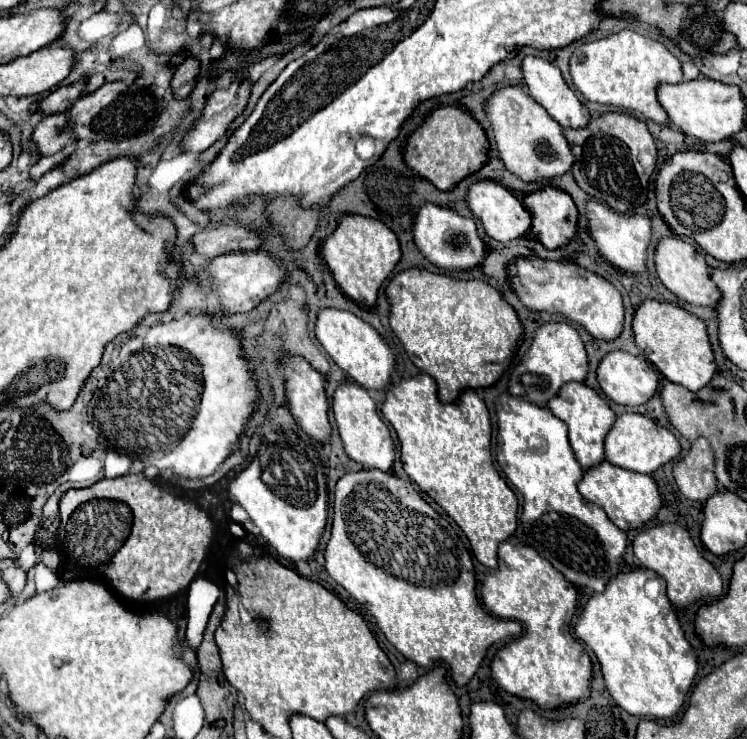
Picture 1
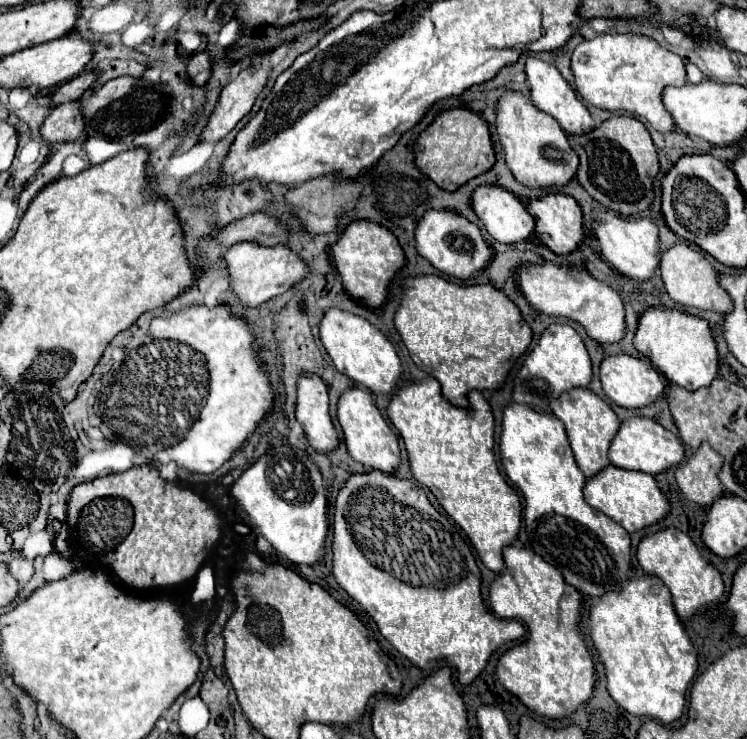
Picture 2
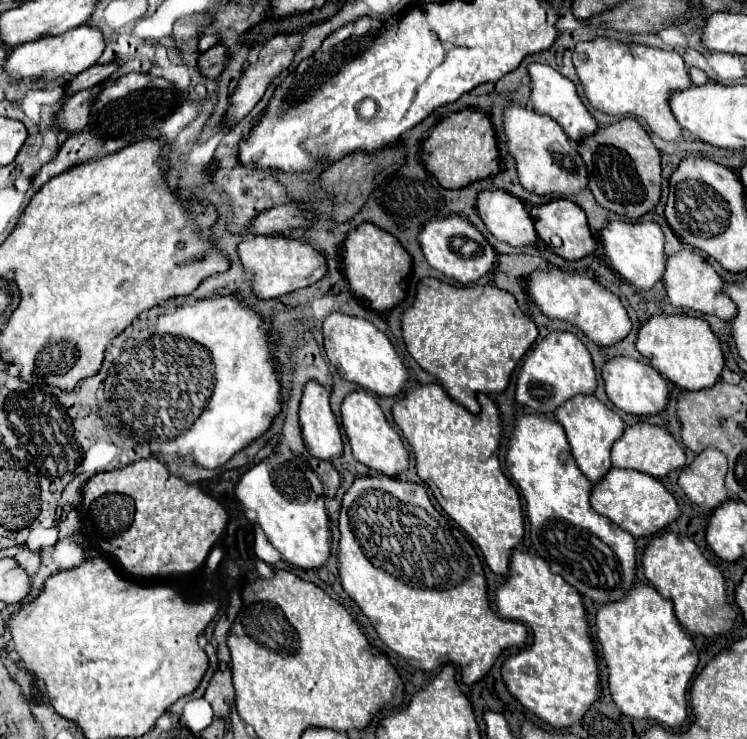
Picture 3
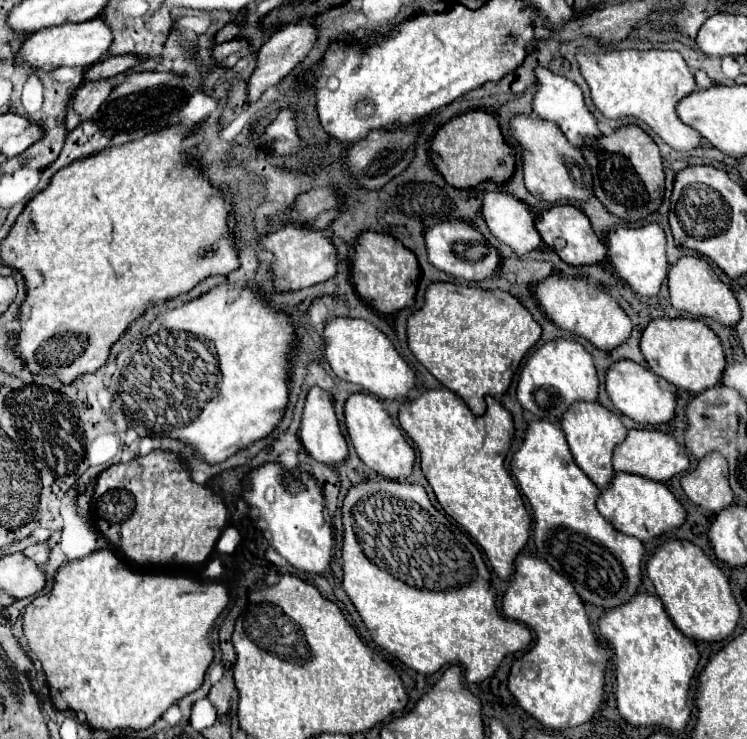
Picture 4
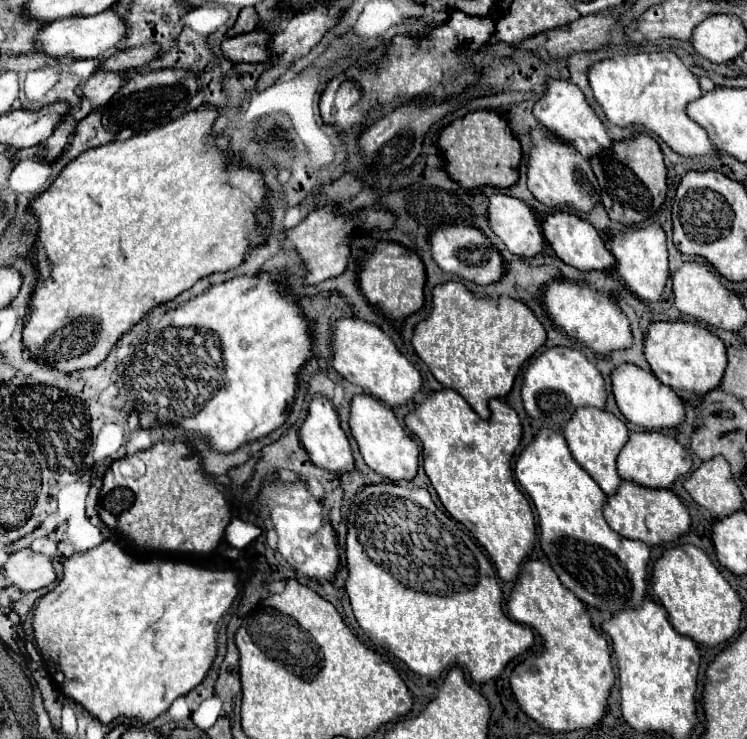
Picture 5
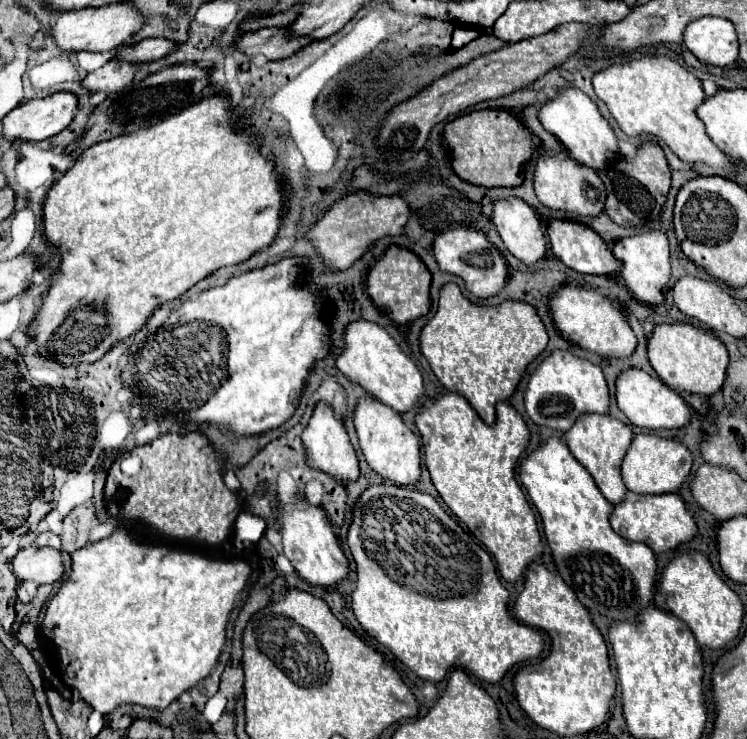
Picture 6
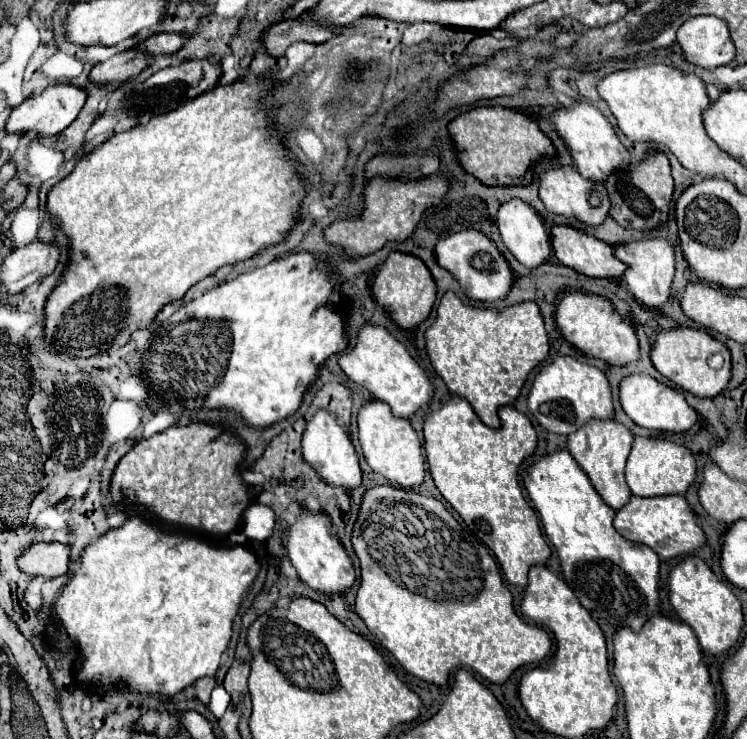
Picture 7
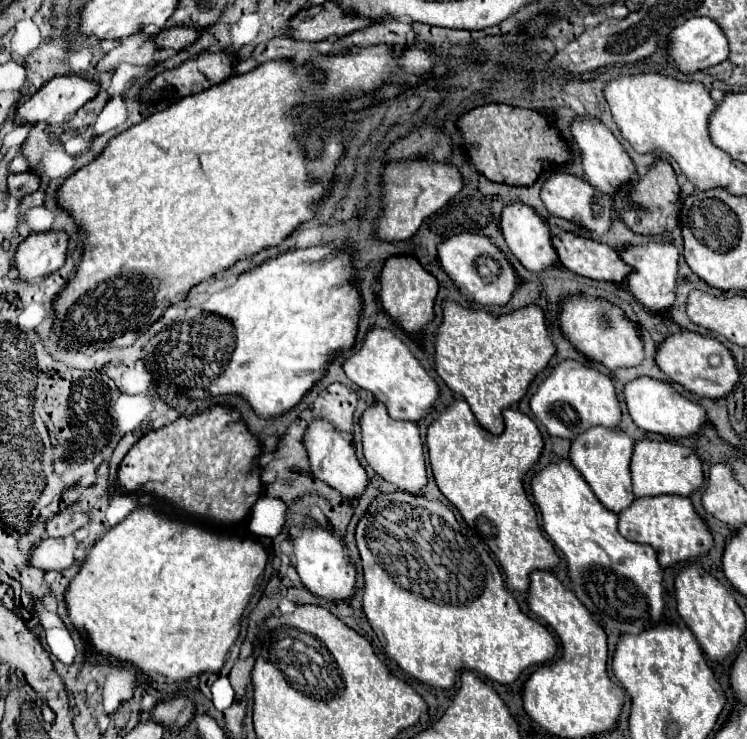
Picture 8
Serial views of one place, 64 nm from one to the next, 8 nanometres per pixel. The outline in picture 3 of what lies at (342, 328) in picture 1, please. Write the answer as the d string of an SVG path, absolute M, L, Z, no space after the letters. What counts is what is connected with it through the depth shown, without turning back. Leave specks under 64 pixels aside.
M332 312L322 326L324 348L328 360L336 366L338 374L376 396L396 396L400 394L404 382L408 380L408 370L398 358L388 336L380 332L372 322L344 312Z

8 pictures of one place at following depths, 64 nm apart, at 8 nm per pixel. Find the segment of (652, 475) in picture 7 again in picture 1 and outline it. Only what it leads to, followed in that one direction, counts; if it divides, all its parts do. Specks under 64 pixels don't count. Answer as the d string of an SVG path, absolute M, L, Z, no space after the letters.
M626 412L626 414L616 418L614 426L606 434L604 454L606 454L608 462L612 462L620 468L650 474L654 470L658 470L662 464L676 458L680 454L680 444L670 430L666 430L662 426L656 426L650 418L646 418L642 414L636 414L636 412Z

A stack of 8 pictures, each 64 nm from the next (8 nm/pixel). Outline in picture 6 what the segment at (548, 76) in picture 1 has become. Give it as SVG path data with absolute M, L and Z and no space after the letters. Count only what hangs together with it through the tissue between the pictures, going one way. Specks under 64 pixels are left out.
M578 88L558 90L556 98L550 98L538 110L538 120L568 148L568 152L572 152L572 156L576 156L576 160L580 160L580 164L588 164L594 170L604 168L604 162L620 154L618 138L614 136L610 124L602 118L596 104Z

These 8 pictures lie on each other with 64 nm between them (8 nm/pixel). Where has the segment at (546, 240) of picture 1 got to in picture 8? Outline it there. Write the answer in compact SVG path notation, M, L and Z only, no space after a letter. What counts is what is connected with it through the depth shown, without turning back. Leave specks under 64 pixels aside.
M560 230L552 238L552 244L558 252L560 262L578 276L586 276L592 280L622 282L630 272L630 268L620 260L618 252L608 244L582 238L564 230Z

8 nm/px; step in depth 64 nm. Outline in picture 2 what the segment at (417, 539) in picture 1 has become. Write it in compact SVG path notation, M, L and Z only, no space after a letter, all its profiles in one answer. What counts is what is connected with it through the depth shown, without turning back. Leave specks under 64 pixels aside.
M372 470L372 472L362 472L362 474L352 474L346 484L340 488L338 498L336 498L336 514L334 514L334 540L332 540L332 574L336 578L336 582L372 616L372 620L378 624L378 630L382 632L382 636L402 654L406 656L412 664L416 664L418 668L430 670L436 668L438 662L446 662L456 670L456 678L460 684L470 684L486 666L490 654L506 642L512 640L520 640L524 636L524 626L516 620L502 620L498 616L494 616L492 612L488 612L488 608L482 602L482 594L480 594L480 570L476 566L474 554L466 542L466 538L462 536L462 530L458 528L458 524L450 522L444 514L440 514L430 500L426 498L426 492L412 480L400 480L394 474L384 474L380 470Z

